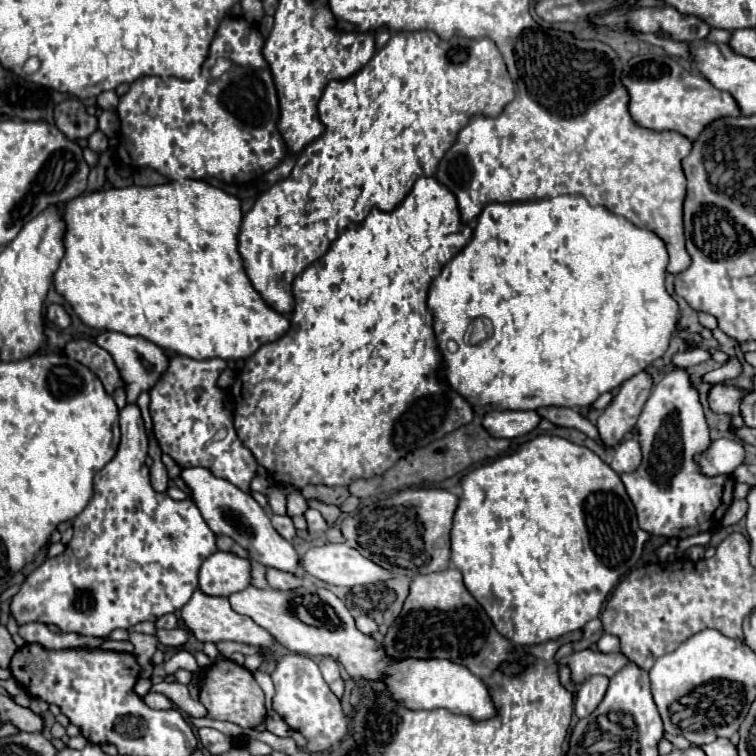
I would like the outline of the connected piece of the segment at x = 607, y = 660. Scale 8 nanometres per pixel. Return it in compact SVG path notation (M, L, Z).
M584 648L580 652L572 652L570 656L558 660L560 666L568 666L572 674L574 684L582 684L590 676L604 674L604 676L614 676L628 660L622 654L602 654L598 650Z

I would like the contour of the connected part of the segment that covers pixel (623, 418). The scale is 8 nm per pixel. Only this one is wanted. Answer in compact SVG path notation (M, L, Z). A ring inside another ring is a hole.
M646 372L628 378L620 386L620 392L596 422L604 448L618 446L620 440L636 426L642 406L650 396L650 390L652 390L652 380Z

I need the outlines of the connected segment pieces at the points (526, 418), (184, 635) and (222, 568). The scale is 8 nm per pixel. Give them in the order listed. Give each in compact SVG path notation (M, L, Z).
M492 410L484 416L482 424L494 438L520 438L532 432L540 422L542 418L536 412L512 412L512 410L496 412Z
M176 628L176 630L158 630L156 632L158 640L166 646L182 646L190 638L190 632L186 628Z
M214 552L200 568L200 590L208 596L230 596L250 584L250 562L232 552Z

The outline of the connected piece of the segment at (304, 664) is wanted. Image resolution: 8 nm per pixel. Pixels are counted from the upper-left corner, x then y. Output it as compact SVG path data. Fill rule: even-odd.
M286 654L282 660L278 660L276 670L272 672L272 682L276 688L272 706L292 730L298 730L306 738L306 752L324 752L344 738L348 732L348 718L340 700L328 688L318 664L312 658L302 654Z

